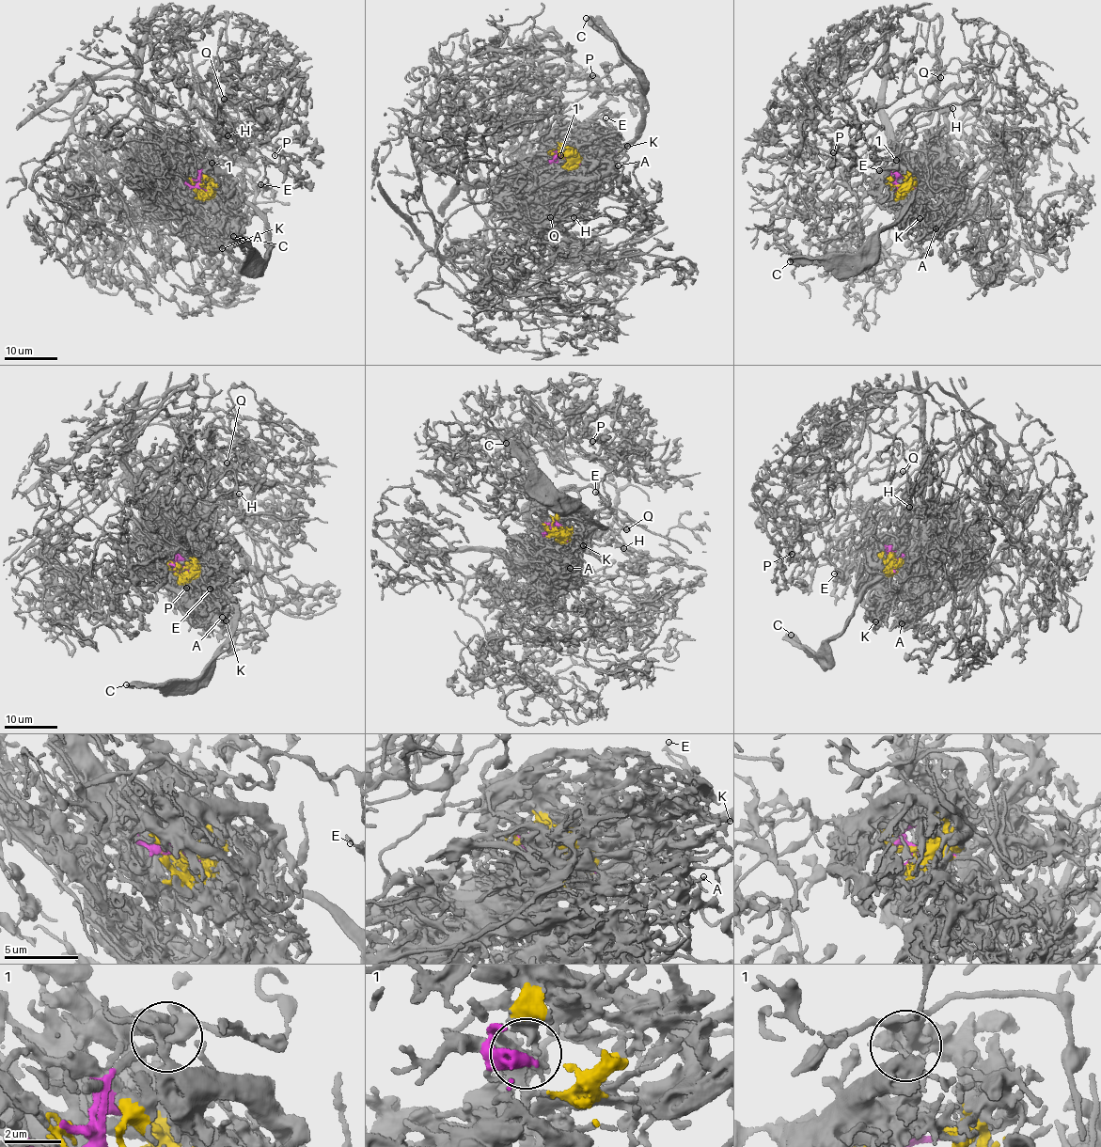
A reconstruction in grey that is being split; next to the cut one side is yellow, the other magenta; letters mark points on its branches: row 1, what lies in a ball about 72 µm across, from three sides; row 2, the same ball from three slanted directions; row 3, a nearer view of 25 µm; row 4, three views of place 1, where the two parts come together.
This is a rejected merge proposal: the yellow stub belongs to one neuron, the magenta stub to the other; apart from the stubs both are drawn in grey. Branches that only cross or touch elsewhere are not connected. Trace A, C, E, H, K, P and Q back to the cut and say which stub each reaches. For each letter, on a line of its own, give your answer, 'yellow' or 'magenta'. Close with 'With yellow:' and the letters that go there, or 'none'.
A: yellow
C: yellow
E: magenta
H: magenta
K: yellow
P: magenta
Q: magenta
With yellow: A, C, K

